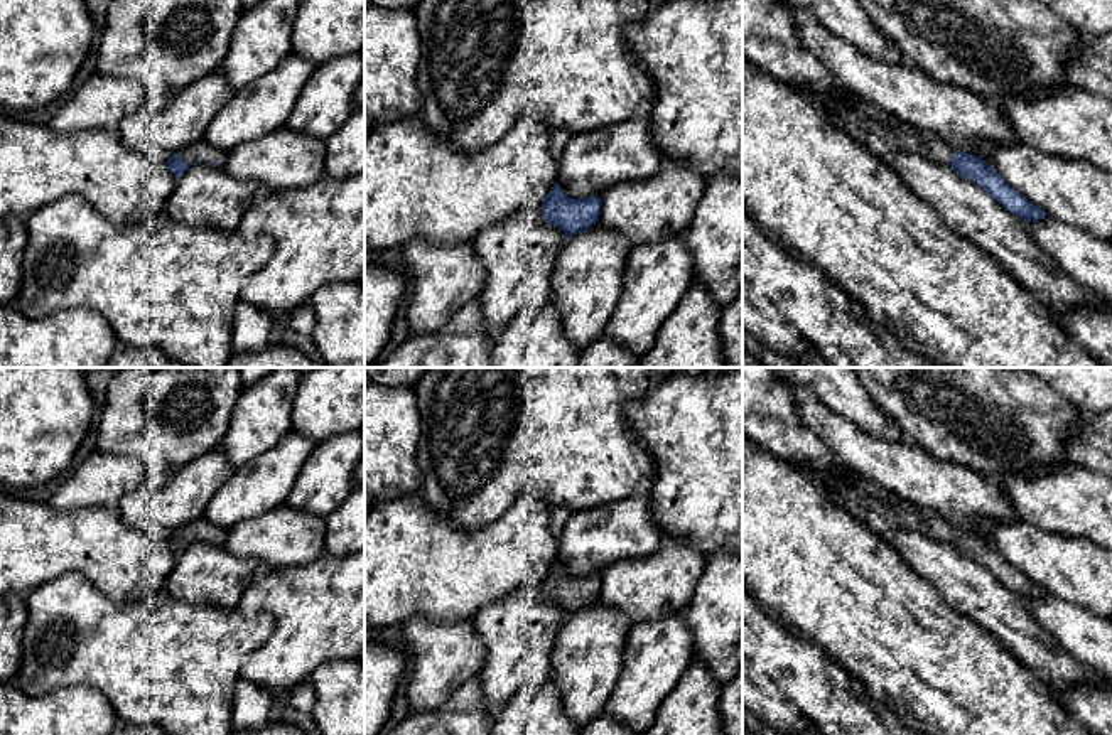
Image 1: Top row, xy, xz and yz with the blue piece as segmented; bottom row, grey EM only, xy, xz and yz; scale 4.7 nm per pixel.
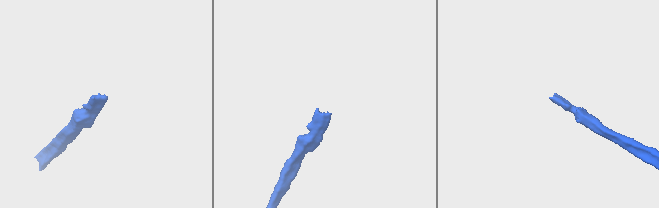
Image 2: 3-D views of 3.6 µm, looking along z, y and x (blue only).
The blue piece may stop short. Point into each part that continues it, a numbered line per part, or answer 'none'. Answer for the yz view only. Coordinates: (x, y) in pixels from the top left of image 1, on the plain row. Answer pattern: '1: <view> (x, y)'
1: yz (881, 509)

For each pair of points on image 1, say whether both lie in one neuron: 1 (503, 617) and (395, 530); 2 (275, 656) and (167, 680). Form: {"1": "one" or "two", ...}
{"1": "two", "2": "two"}

